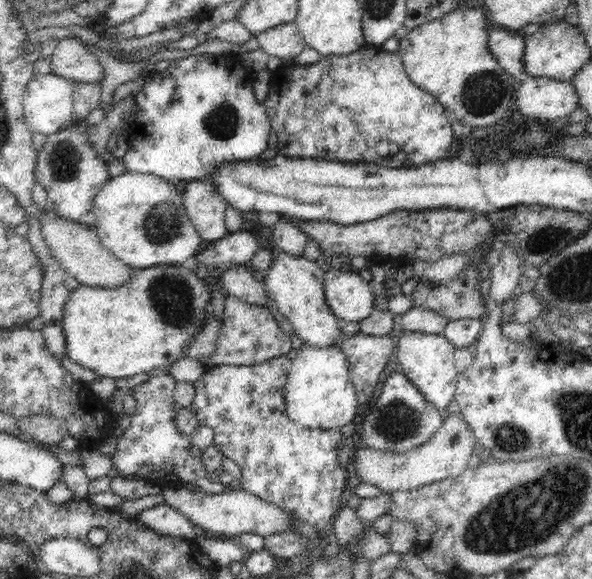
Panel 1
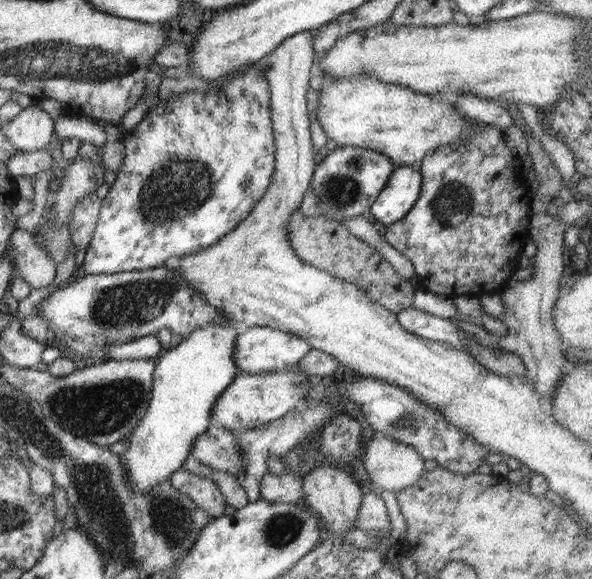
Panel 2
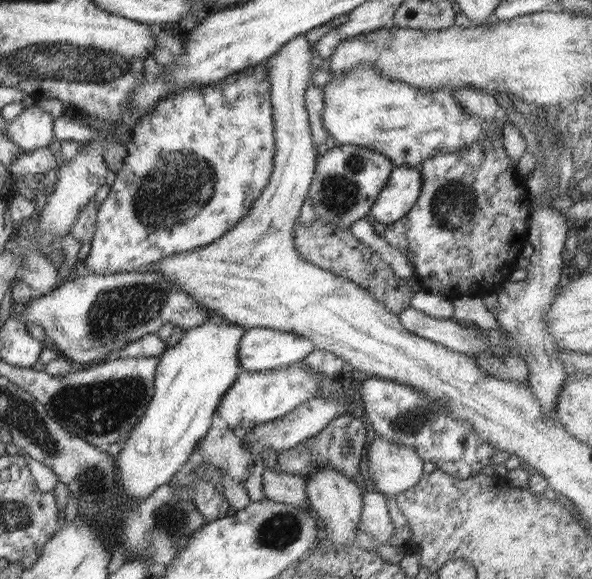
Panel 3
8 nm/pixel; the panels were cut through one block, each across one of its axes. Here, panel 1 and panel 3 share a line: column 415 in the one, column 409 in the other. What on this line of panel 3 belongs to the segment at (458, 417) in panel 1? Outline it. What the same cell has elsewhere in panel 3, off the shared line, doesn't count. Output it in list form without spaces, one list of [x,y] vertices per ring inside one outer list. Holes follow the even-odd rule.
[[[377,433],[366,460],[373,490],[392,498],[416,486],[424,474],[424,460],[412,448],[394,444]]]

